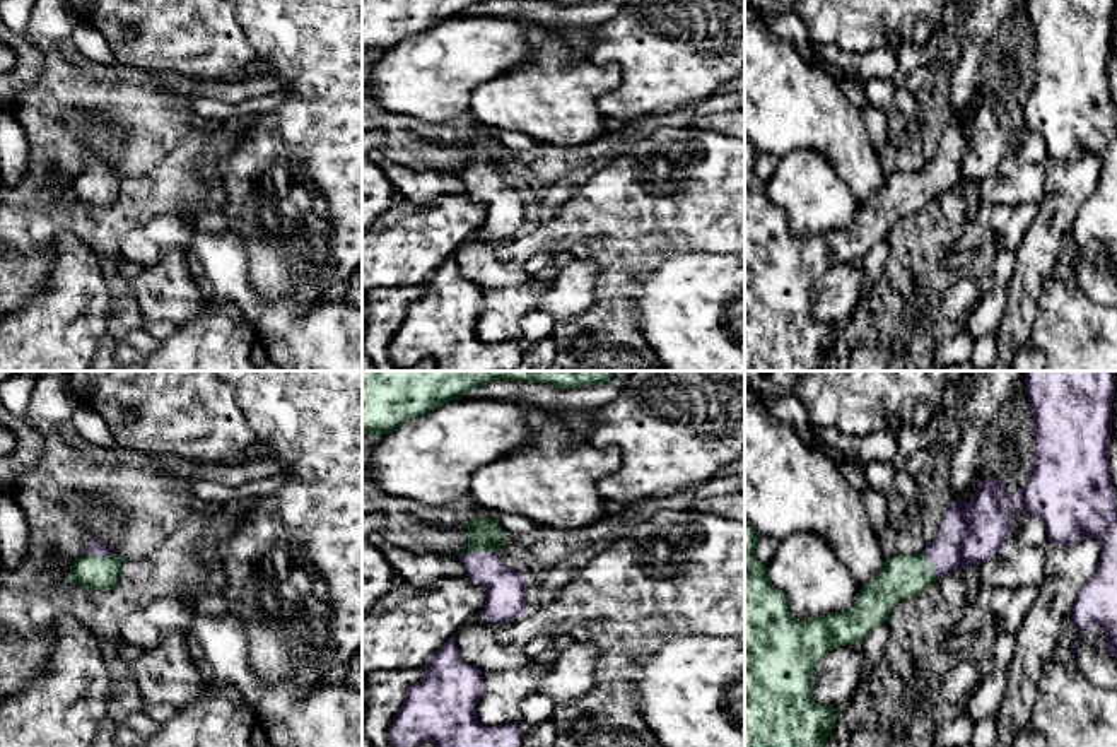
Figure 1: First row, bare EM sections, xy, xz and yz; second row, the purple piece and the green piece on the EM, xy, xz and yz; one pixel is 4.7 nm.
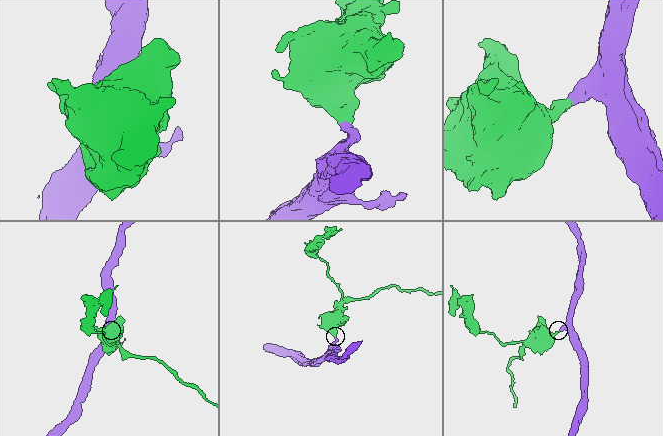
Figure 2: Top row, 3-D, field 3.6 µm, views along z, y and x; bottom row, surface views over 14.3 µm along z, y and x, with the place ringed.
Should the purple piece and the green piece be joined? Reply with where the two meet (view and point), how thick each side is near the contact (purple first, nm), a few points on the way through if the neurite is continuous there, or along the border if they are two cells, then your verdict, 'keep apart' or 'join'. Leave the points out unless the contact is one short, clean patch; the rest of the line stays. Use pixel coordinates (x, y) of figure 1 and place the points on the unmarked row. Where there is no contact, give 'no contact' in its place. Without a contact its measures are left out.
xz (479, 168) | 180/150 nm | across xz (504, 204), (484, 183), (479, 168), (485, 161), (485, 151) | join

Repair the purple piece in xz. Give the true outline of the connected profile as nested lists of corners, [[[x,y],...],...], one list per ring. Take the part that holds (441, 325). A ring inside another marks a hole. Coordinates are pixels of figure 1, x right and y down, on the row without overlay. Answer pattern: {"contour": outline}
{"contour": [[[454,251],[424,282],[424,294],[405,308],[405,318],[388,345],[388,357],[398,369],[432,359],[436,371],[514,371],[523,361],[523,347],[516,340],[480,340],[477,323],[482,313],[482,289],[459,275]]]}

